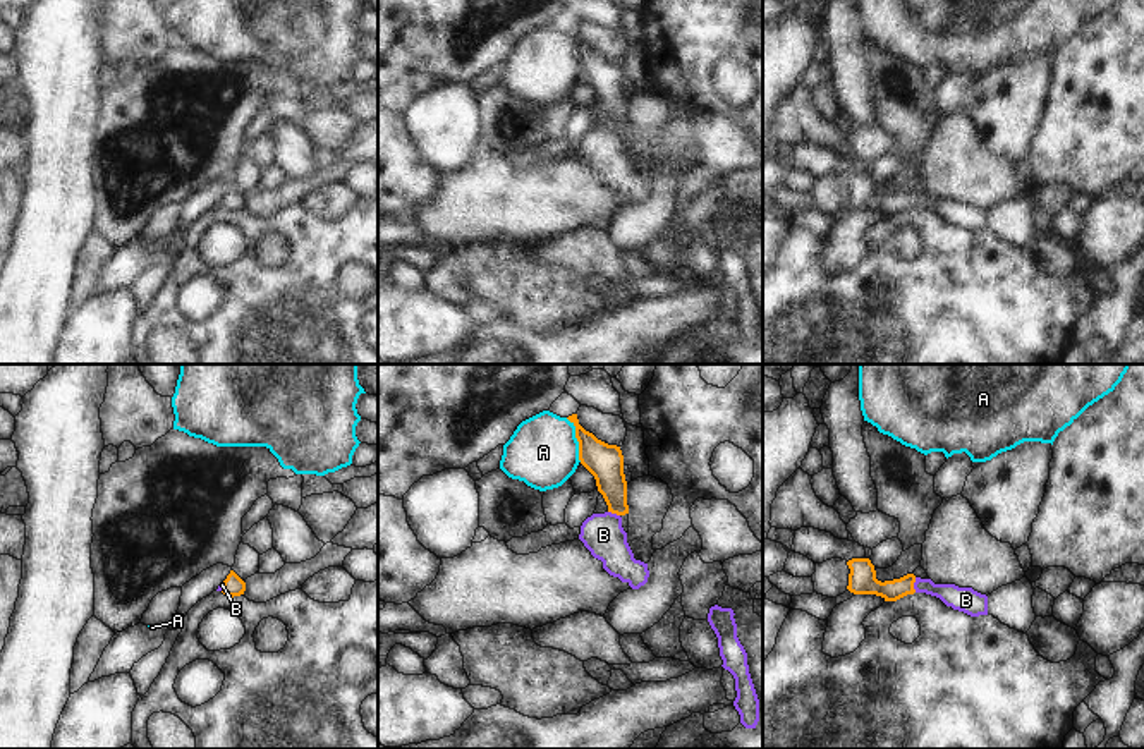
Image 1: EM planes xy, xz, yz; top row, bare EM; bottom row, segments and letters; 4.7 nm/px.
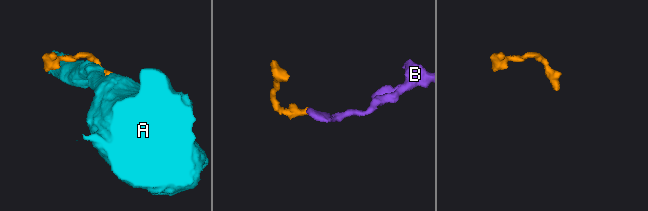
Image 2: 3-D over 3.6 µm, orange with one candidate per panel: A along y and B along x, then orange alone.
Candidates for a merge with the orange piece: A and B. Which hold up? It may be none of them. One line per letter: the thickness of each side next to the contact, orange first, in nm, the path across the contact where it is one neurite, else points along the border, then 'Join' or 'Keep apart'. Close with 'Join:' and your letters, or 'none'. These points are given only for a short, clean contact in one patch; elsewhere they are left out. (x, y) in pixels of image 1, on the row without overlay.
A: Thickness 170 nm (orange) against 340 nm. Boundary: xz (565, 33), (574, 42), (578, 73), (581, 76). Keep apart
B: Thickness 130 nm (orange) against 110 nm. Path across: yz (863, 194), (878, 203), (912, 200), (924, 200), (959, 213). Join
Join: B

